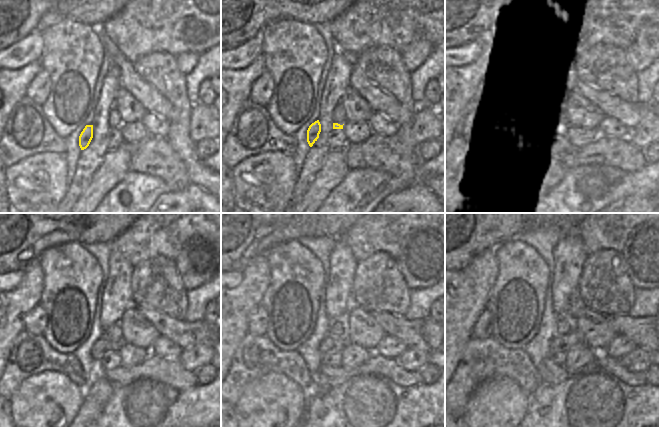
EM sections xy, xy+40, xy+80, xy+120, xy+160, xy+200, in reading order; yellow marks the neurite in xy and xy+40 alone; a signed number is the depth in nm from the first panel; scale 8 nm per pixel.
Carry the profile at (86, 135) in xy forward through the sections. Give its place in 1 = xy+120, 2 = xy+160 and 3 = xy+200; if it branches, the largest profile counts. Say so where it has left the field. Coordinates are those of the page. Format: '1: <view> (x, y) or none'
1: xy+120 (102, 345)
2: xy+160 (330, 343)
3: xy+200 (574, 337)

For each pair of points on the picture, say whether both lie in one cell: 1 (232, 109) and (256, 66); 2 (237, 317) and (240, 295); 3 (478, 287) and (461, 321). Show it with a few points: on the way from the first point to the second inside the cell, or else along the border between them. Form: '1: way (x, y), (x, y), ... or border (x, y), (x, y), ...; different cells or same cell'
1: way (233, 98), (235, 88), (246, 77); same cell
2: way (237, 312), (237, 304), (240, 300); same cell
3: way (473, 295), (461, 307), (461, 313); same cell

